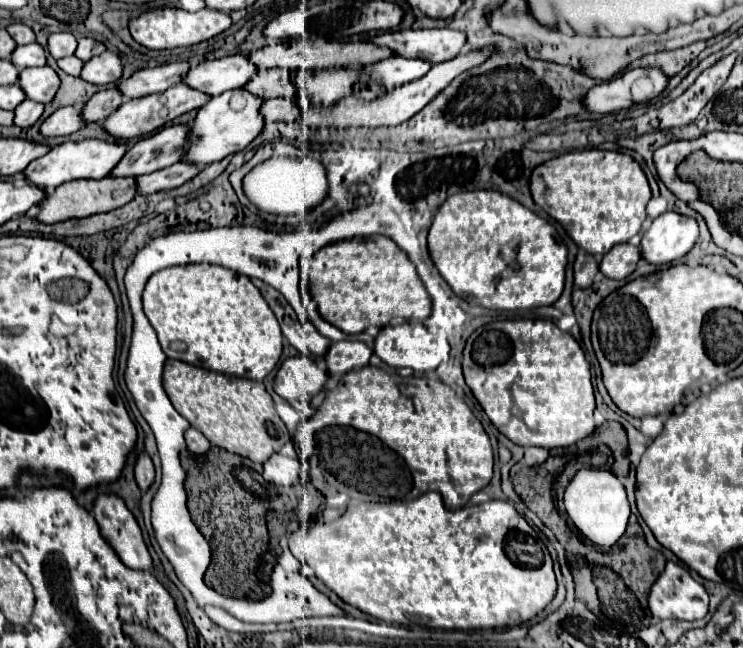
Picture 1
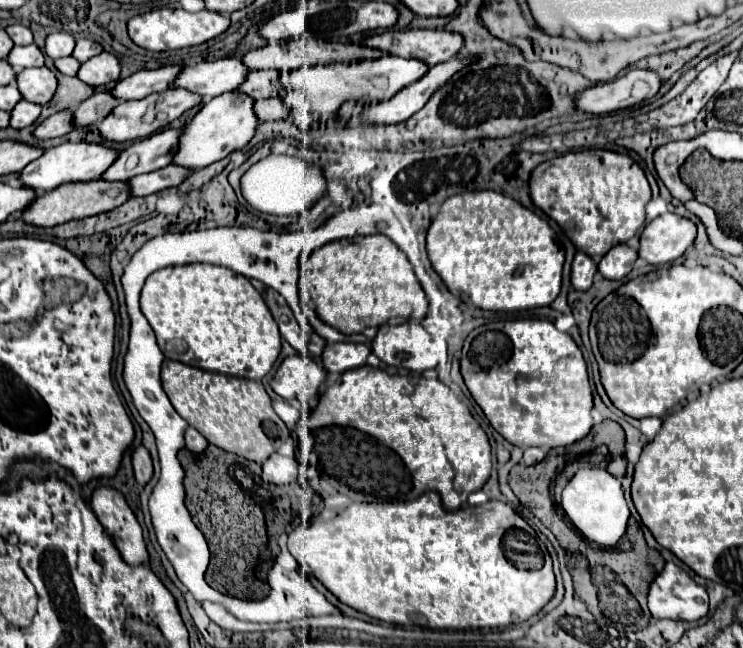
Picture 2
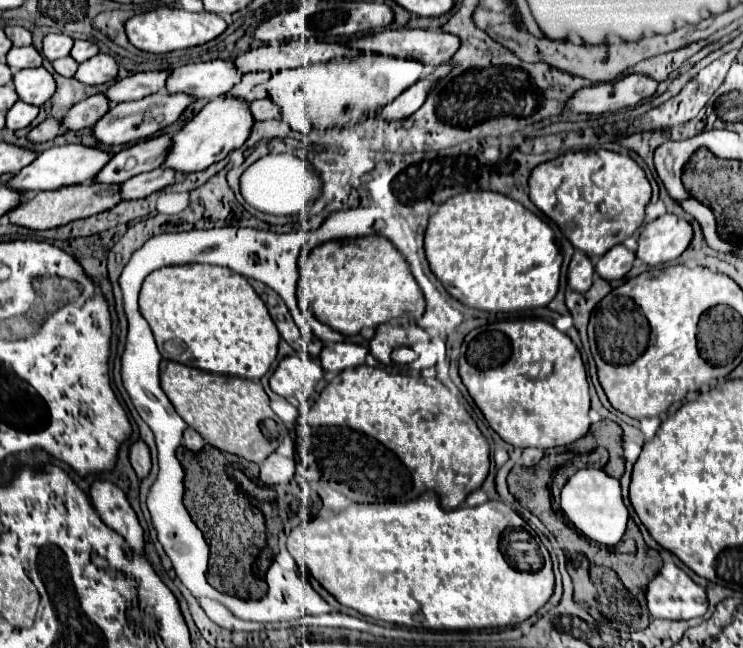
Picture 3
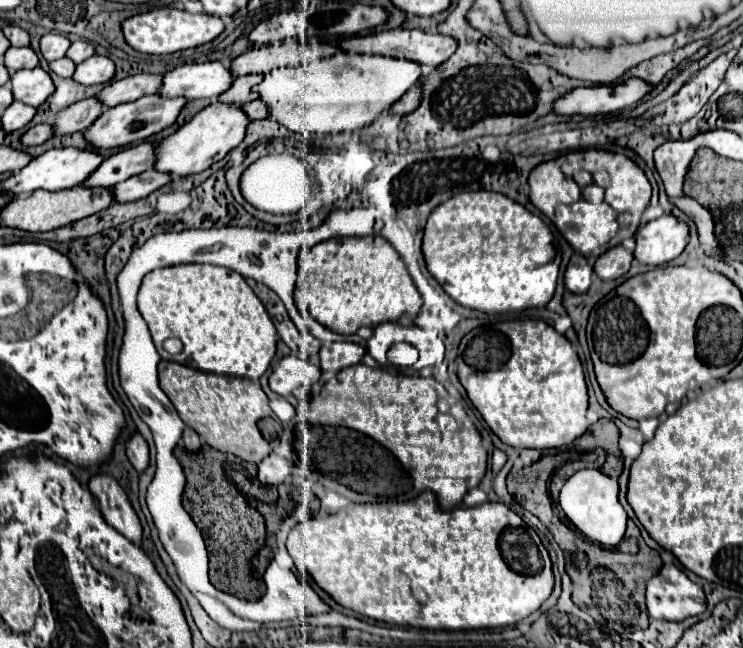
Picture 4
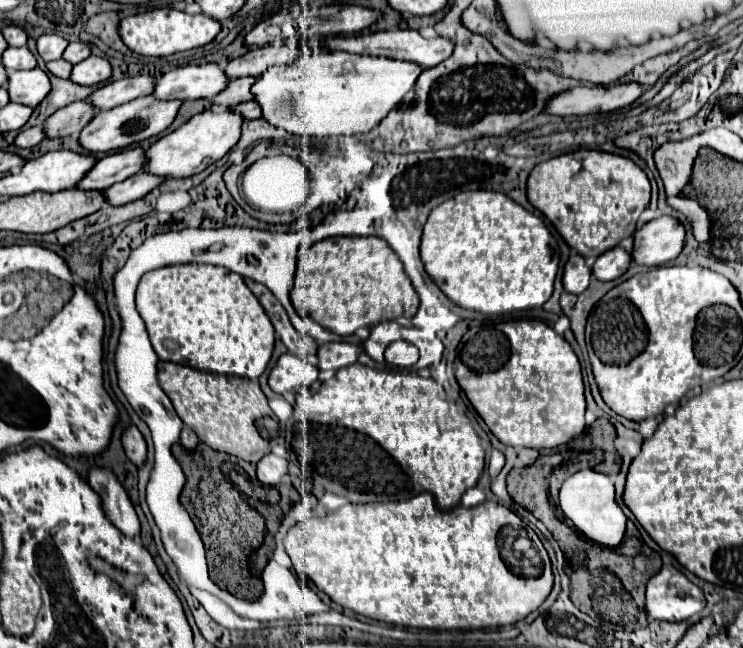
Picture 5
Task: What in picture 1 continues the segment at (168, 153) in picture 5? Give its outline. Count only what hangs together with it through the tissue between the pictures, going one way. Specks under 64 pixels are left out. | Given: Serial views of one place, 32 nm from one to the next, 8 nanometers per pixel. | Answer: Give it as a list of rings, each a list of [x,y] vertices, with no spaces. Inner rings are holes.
[[[242,88],[228,90],[220,96],[214,96],[208,104],[204,104],[204,108],[198,110],[198,116],[190,126],[186,152],[180,160],[186,164],[198,164],[200,168],[204,168],[238,150],[244,150],[264,128],[264,120],[258,108],[260,108],[260,100]]]

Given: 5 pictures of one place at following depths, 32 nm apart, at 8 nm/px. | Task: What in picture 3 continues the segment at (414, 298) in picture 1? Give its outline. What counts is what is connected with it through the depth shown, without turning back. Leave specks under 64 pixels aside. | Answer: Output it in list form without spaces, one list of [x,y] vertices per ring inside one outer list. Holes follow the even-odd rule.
[[[384,236],[340,238],[316,246],[308,254],[300,278],[308,298],[306,306],[314,318],[344,336],[356,334],[364,326],[376,328],[398,316],[420,318],[424,312],[424,296],[404,256]]]

